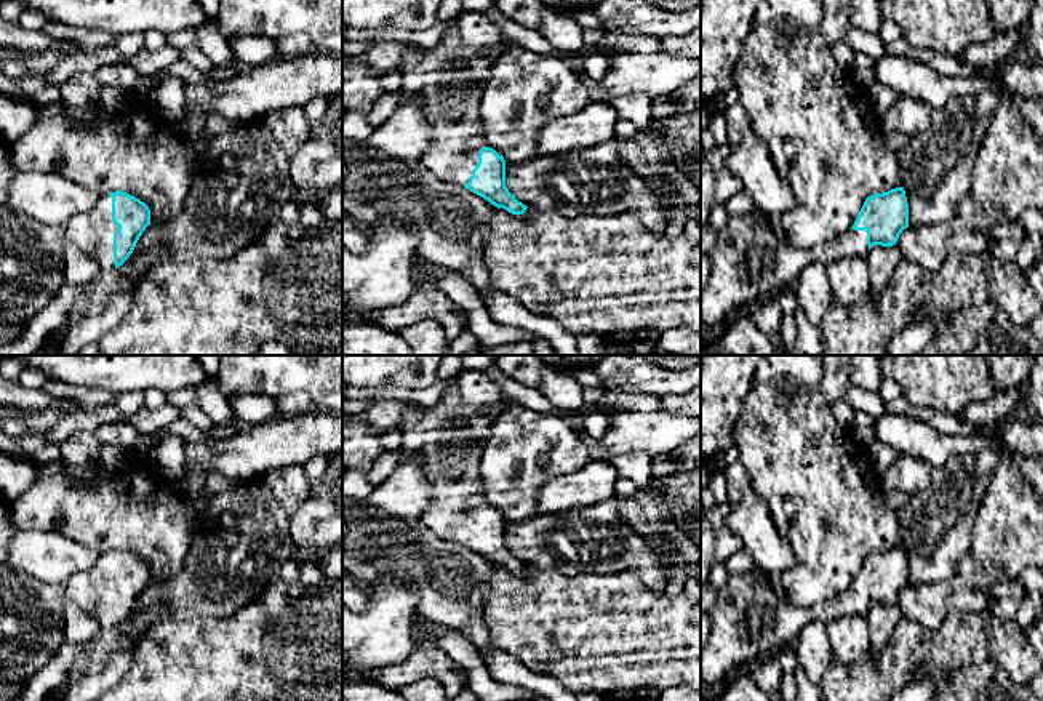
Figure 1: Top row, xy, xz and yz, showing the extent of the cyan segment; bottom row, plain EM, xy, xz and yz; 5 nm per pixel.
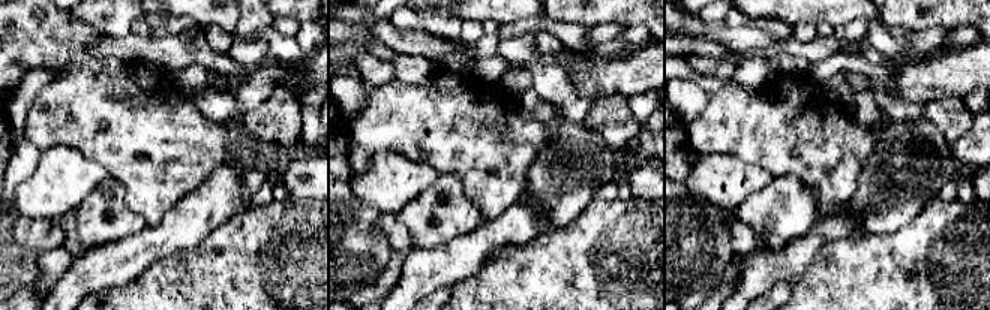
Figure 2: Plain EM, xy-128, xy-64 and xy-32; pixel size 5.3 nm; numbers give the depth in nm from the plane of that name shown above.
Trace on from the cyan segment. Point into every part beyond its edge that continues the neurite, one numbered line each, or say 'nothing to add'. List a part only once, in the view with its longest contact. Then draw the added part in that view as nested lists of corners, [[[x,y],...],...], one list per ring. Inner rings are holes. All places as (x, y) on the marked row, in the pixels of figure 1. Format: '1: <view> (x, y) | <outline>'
1: xy (91, 232) | [[[99,197],[96,206],[74,216],[66,226],[67,238],[86,256],[93,258],[101,270],[115,269],[114,234],[118,226],[112,222],[112,197]]]

